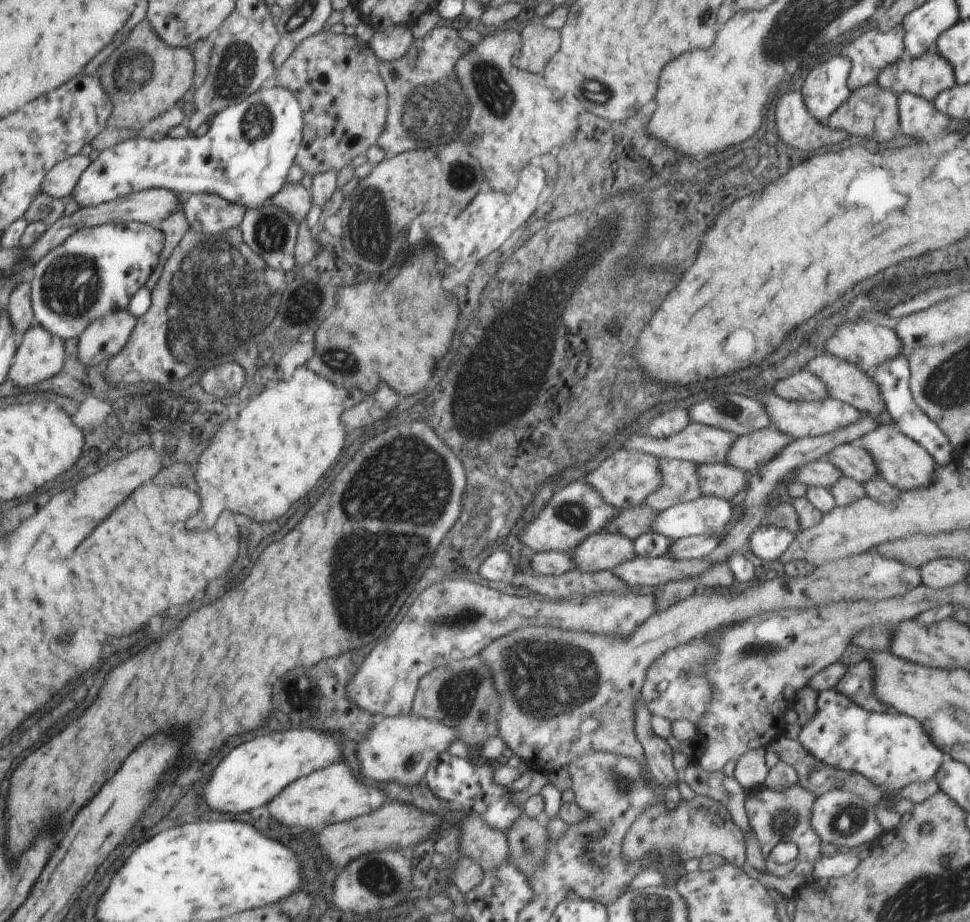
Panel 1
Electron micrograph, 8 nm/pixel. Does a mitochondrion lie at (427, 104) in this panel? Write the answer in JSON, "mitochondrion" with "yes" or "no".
{"mitochondrion":"yes"}

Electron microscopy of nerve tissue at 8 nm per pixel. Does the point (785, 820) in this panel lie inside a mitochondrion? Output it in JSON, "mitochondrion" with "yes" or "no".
{"mitochondrion":"yes"}

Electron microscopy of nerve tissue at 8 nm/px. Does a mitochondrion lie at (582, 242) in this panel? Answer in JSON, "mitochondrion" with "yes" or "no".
{"mitochondrion":"yes"}

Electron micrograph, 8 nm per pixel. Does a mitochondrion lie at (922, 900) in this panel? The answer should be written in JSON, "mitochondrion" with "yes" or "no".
{"mitochondrion":"yes"}

